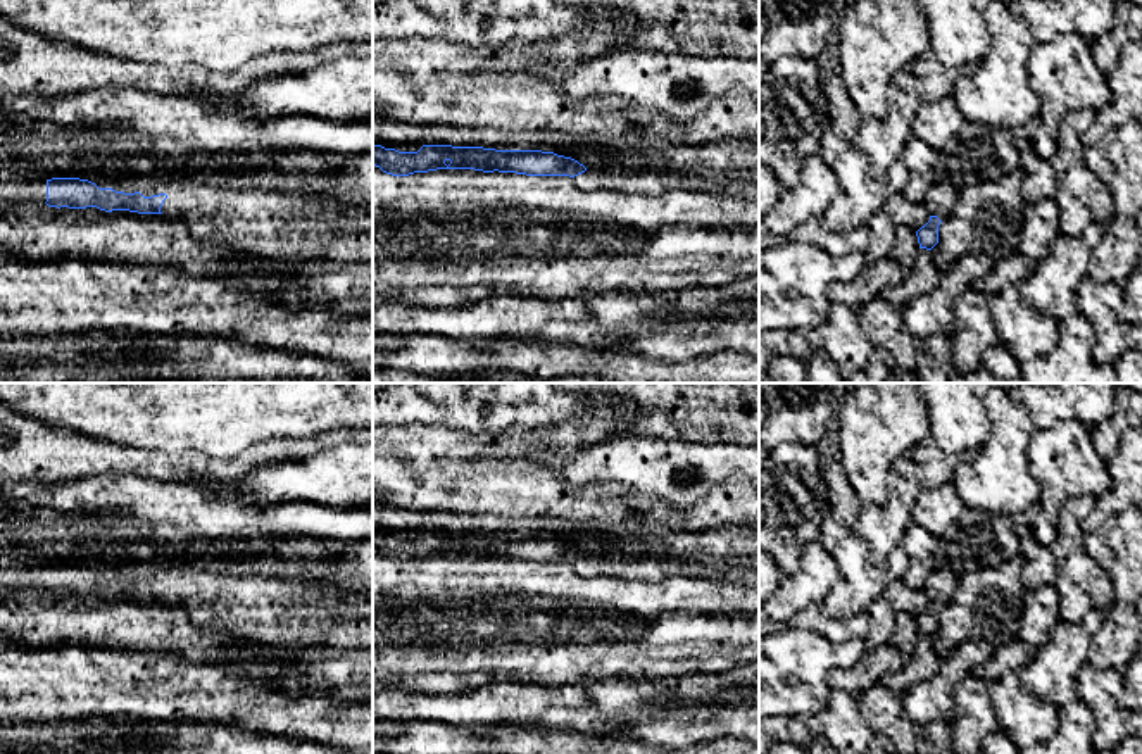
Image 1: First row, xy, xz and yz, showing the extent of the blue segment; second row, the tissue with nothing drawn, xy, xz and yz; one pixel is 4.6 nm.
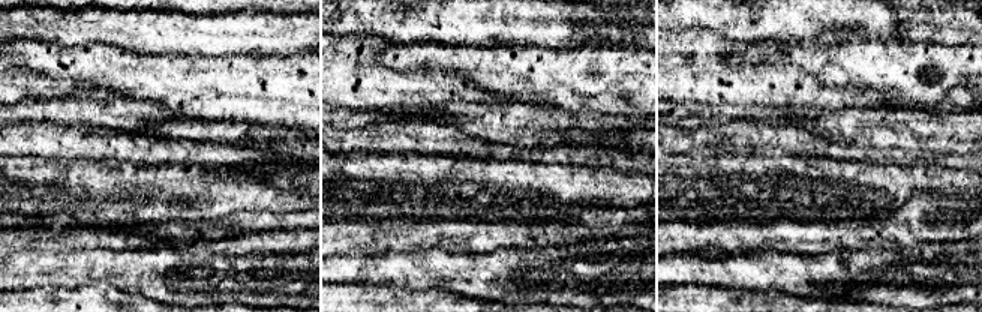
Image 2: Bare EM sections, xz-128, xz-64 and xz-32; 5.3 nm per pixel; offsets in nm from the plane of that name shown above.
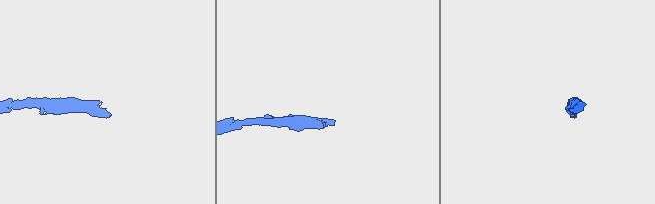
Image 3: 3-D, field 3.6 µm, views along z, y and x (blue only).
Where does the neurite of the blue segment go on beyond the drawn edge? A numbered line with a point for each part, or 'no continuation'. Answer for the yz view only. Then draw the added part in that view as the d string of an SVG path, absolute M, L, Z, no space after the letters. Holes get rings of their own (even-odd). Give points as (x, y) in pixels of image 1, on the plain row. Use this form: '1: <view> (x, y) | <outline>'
1: yz (942, 580) | M938 559L930 564L930 575L925 583L925 592L930 602L937 602L942 609L951 602L957 585L959 569L956 564Z

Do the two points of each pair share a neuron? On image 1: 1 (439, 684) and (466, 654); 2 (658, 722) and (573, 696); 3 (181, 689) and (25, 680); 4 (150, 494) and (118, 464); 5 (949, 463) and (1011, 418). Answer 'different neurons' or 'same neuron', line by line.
1: different neurons
2: same neuron
3: same neuron
4: different neurons
5: different neurons

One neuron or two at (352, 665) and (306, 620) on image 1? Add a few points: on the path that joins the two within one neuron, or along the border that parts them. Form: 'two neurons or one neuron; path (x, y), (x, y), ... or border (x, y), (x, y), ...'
two neurons; border (354, 647), (325, 649)

